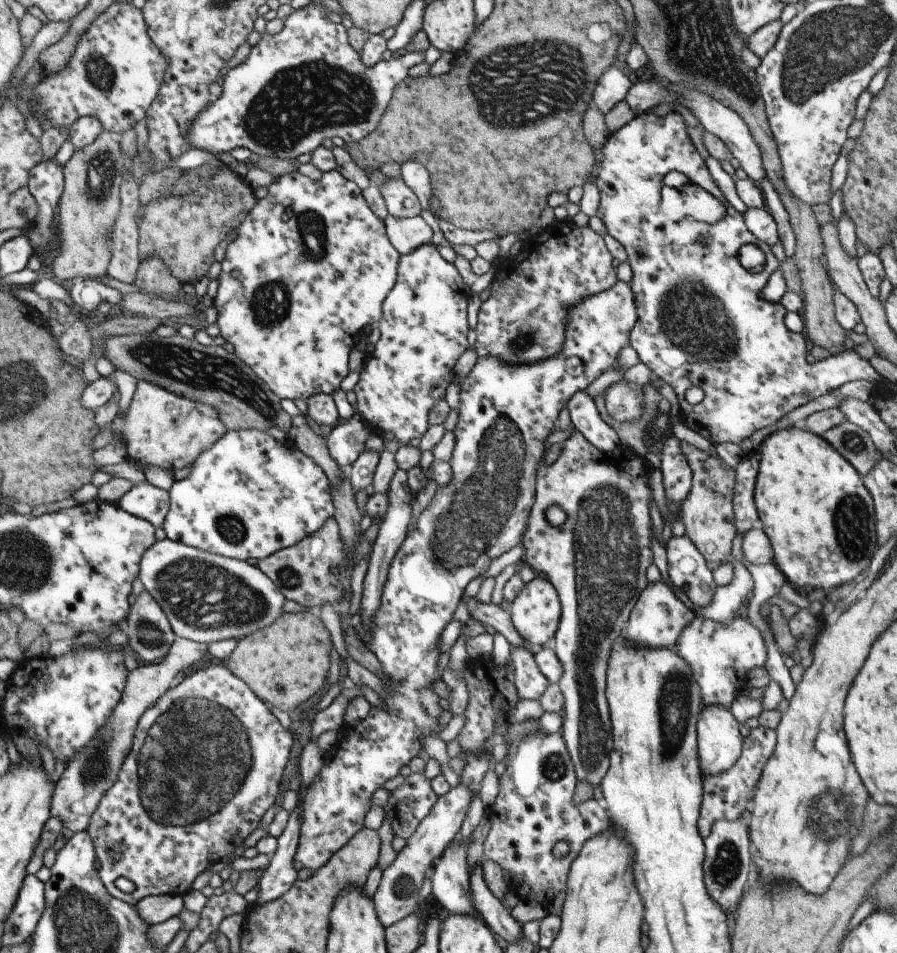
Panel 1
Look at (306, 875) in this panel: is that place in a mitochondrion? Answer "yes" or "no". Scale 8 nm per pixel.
no

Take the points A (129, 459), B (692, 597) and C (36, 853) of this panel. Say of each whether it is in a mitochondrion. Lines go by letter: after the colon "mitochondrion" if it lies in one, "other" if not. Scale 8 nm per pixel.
A: other
B: other
C: other

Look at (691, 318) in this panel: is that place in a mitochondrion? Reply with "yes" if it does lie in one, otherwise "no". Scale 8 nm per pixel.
yes

